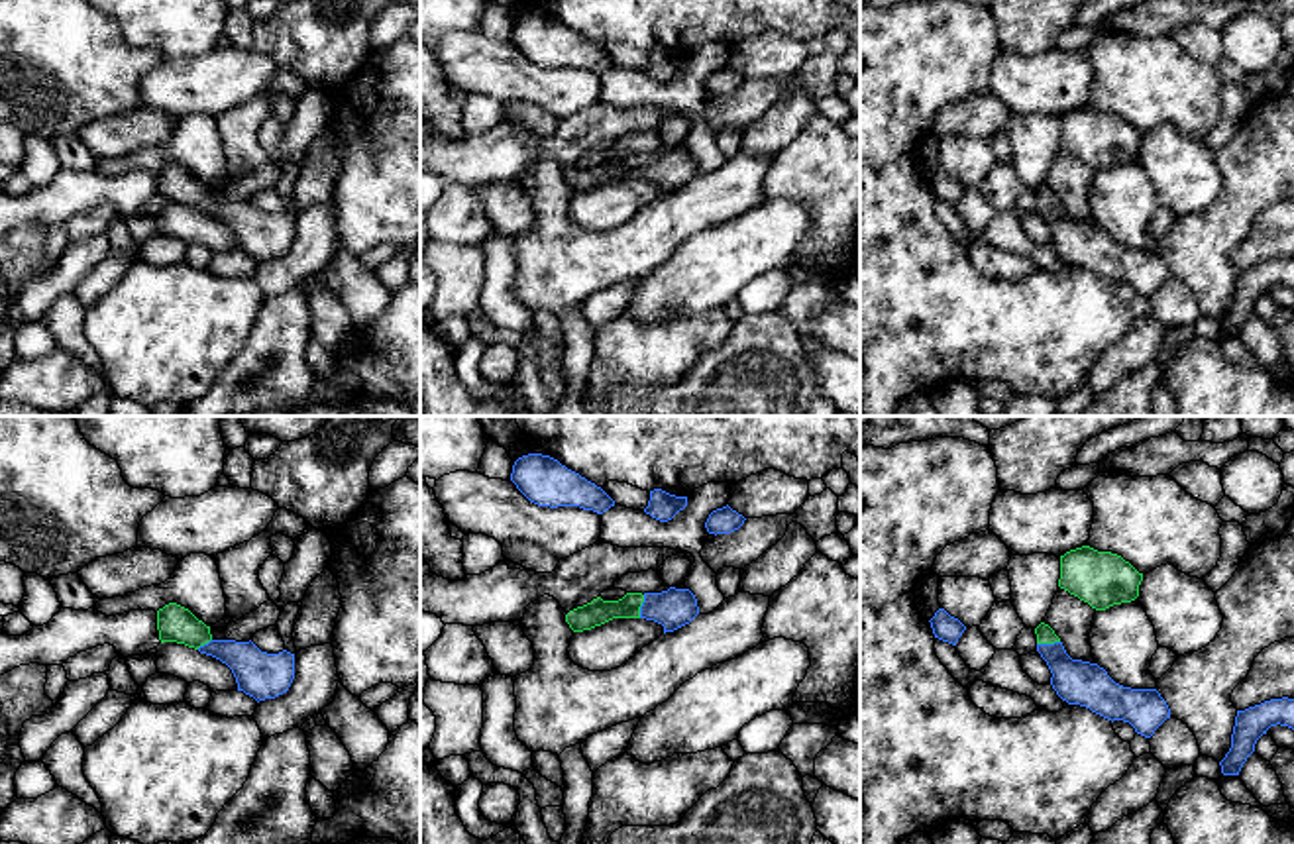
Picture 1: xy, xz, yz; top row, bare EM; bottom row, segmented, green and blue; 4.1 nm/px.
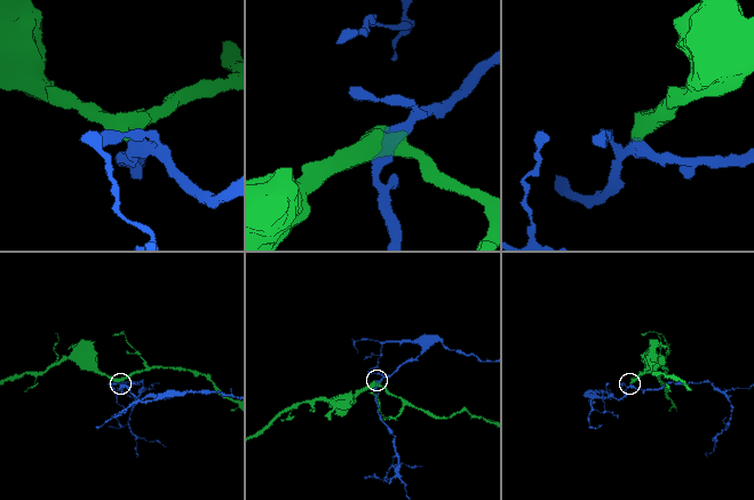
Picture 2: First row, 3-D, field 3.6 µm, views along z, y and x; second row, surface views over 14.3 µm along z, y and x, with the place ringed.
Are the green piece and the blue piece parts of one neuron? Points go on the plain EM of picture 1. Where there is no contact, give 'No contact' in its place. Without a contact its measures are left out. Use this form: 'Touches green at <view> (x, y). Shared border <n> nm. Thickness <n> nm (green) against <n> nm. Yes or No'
Touches green at xz (639, 167). Shared border 100 nm. Thickness 110 nm (green) against 160 nm. Yes

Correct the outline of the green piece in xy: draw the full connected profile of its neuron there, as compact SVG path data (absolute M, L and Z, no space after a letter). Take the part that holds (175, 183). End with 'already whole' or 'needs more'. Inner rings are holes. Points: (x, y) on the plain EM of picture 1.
M177 163L157 171L157 190L161 204L185 204L226 224L236 237L238 251L243 251L257 263L287 253L295 239L295 214L287 210L267 214L251 200L214 200L210 186Z; needs more

